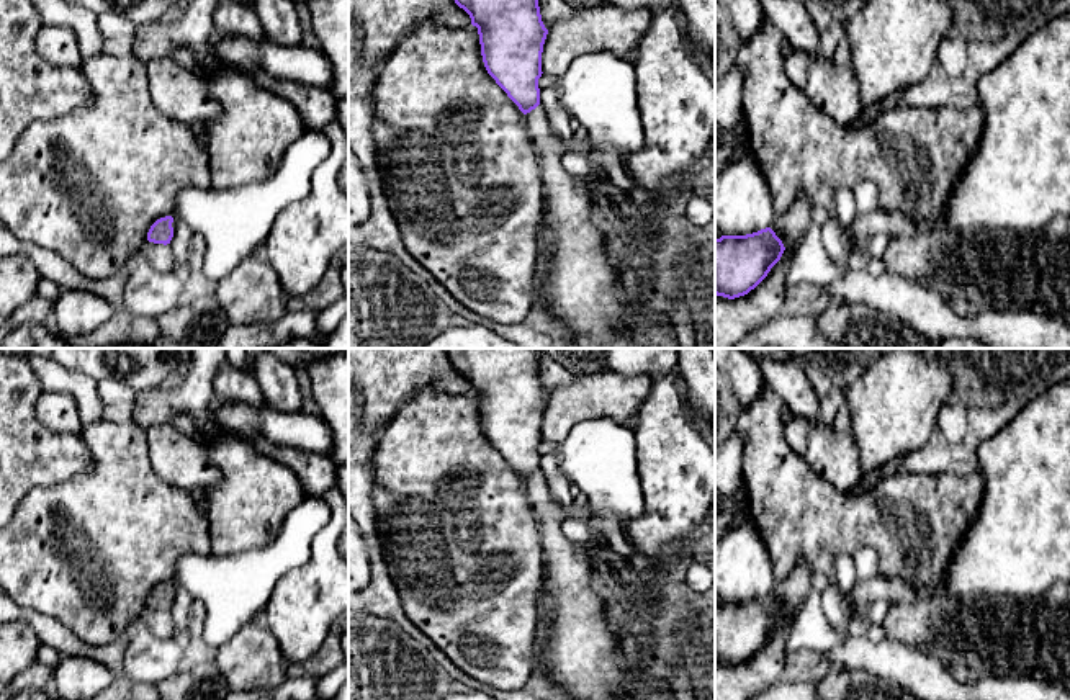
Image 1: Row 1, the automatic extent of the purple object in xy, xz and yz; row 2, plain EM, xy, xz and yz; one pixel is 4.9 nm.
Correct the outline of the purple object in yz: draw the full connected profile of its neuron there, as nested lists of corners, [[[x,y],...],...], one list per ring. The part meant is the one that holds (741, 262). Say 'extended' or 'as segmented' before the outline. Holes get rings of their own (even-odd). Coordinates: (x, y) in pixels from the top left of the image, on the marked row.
as segmented; [[[771,227],[715,239],[715,294],[735,299],[754,289],[785,247]]]

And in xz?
extended; [[[455,0],[478,28],[481,56],[488,74],[524,113],[528,132],[538,147],[548,213],[545,216],[546,271],[540,285],[543,306],[563,327],[566,348],[659,348],[654,337],[658,316],[648,316],[630,304],[605,247],[605,231],[592,221],[597,203],[589,178],[569,173],[563,167],[566,144],[550,131],[546,113],[540,105],[538,79],[542,52],[548,34],[540,15],[538,0]]]

